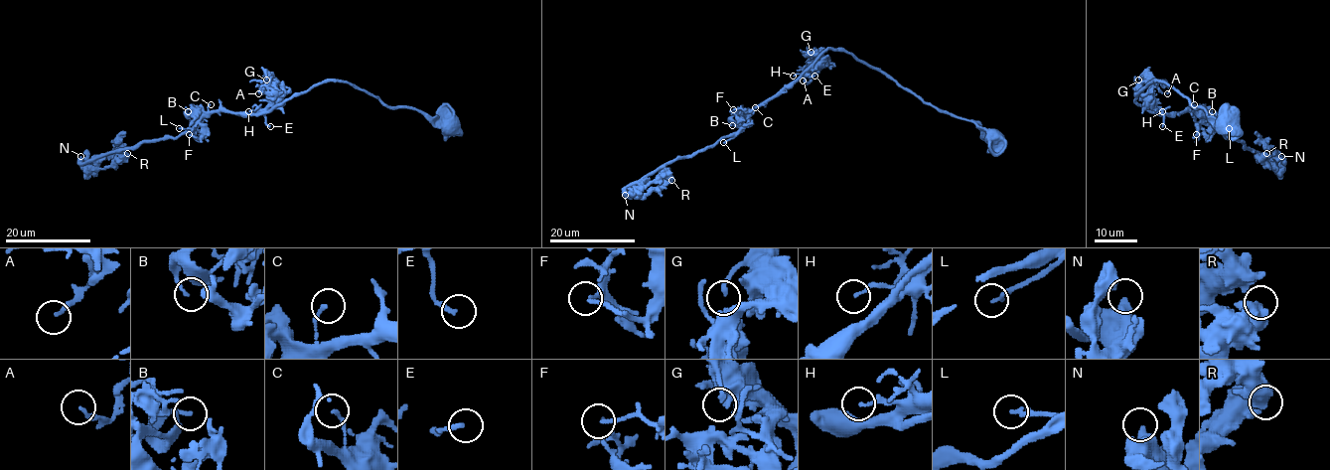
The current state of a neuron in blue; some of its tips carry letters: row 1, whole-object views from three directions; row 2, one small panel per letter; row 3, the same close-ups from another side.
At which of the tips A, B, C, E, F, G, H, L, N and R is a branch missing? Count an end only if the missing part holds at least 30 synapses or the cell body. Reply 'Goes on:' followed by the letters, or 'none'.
Goes on: none

